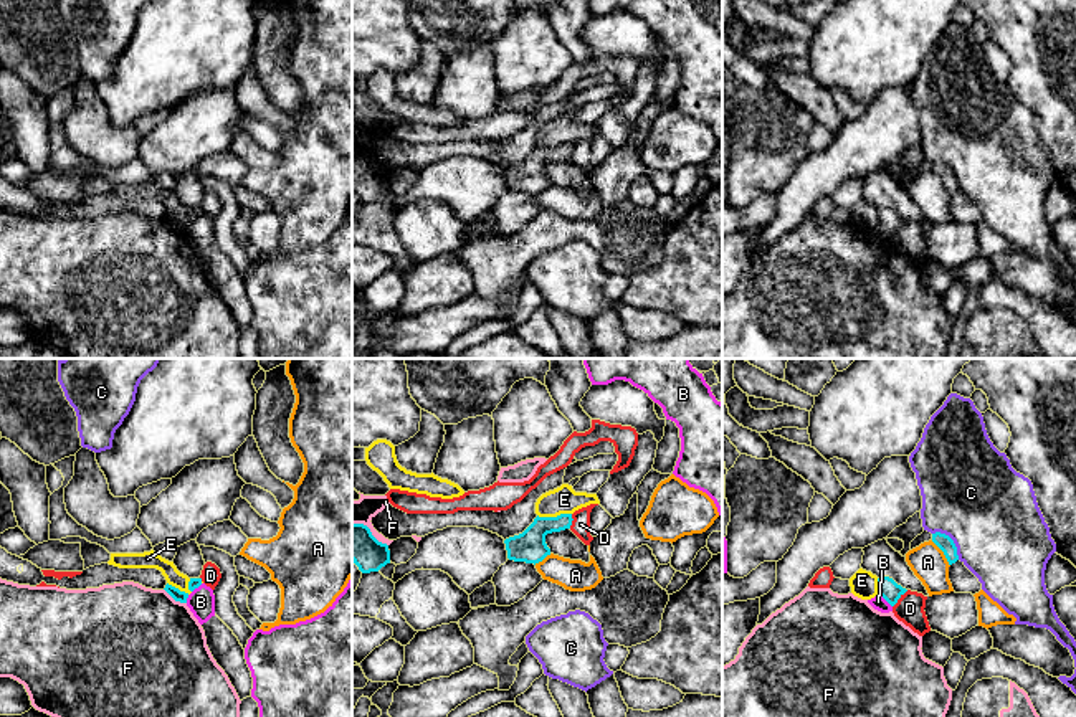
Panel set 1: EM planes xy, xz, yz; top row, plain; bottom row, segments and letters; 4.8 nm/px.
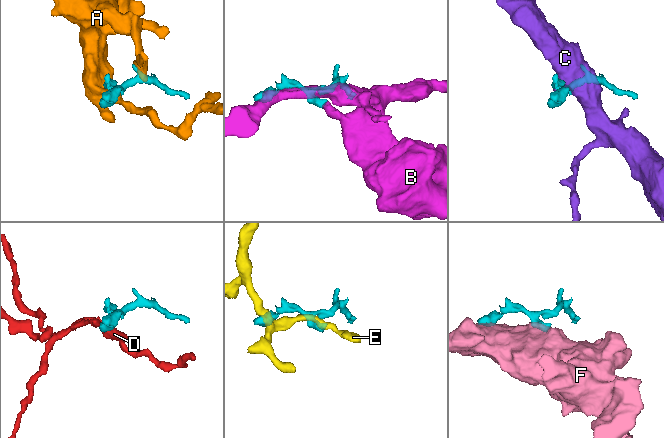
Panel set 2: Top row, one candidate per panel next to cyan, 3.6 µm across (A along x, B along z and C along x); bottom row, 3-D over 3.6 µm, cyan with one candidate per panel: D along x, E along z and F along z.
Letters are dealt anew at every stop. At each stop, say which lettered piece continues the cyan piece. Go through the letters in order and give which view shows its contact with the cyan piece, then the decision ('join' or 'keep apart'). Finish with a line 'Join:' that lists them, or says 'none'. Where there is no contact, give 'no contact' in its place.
A: contact in yz; keep apart
B: contact in yz; keep apart
C: contact in yz; keep apart
D: contact in yz; keep apart
E: contact in xy; keep apart
F: contact in xy; keep apart
Join: none

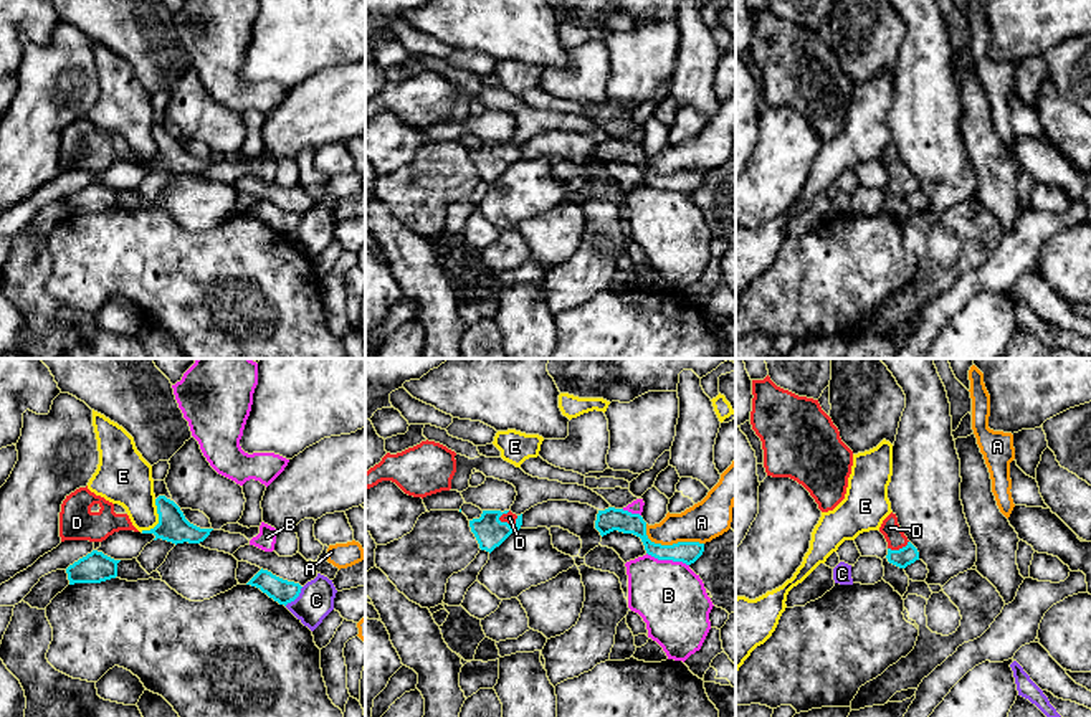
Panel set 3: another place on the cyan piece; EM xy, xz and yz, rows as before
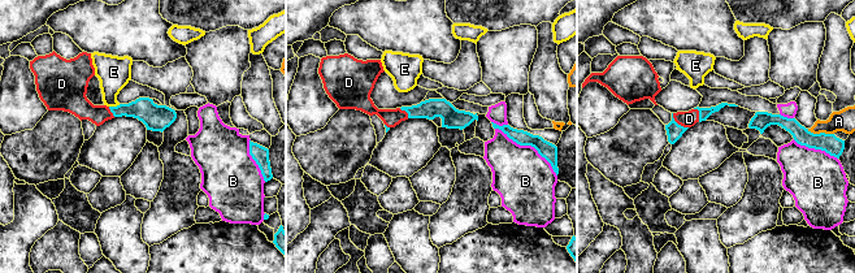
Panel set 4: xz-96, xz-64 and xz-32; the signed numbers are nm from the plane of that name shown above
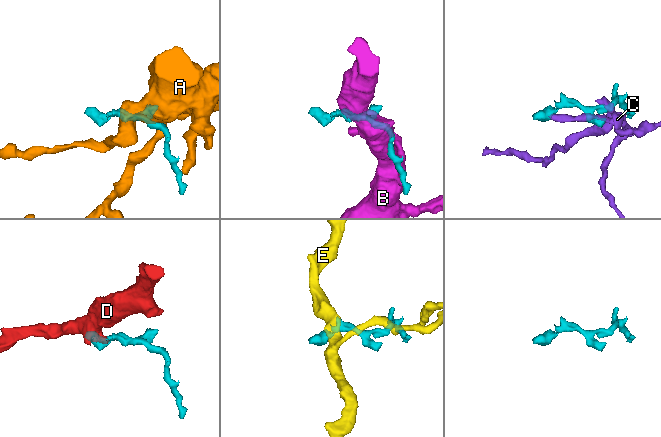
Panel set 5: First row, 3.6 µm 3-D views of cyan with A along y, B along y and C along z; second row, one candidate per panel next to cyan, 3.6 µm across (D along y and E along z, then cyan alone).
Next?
A: contact in xz; keep apart
B: contact in xz; keep apart
C: contact in xy; keep apart
D: contact in xz; join
E: contact in xy; keep apart
Join: D

